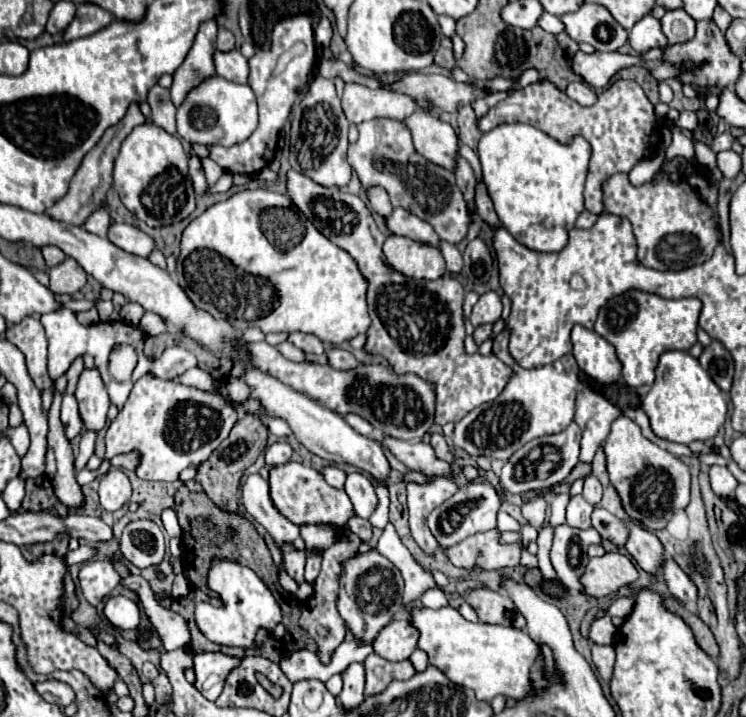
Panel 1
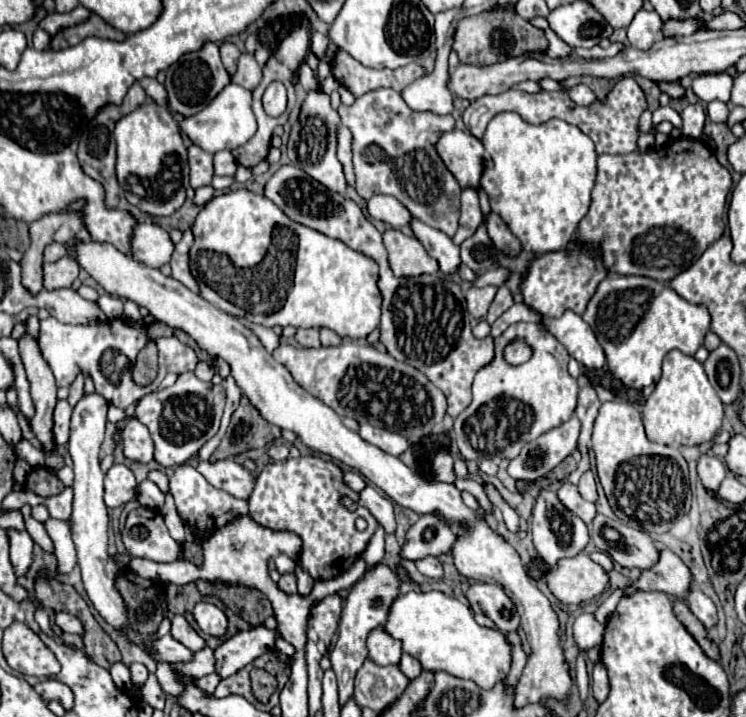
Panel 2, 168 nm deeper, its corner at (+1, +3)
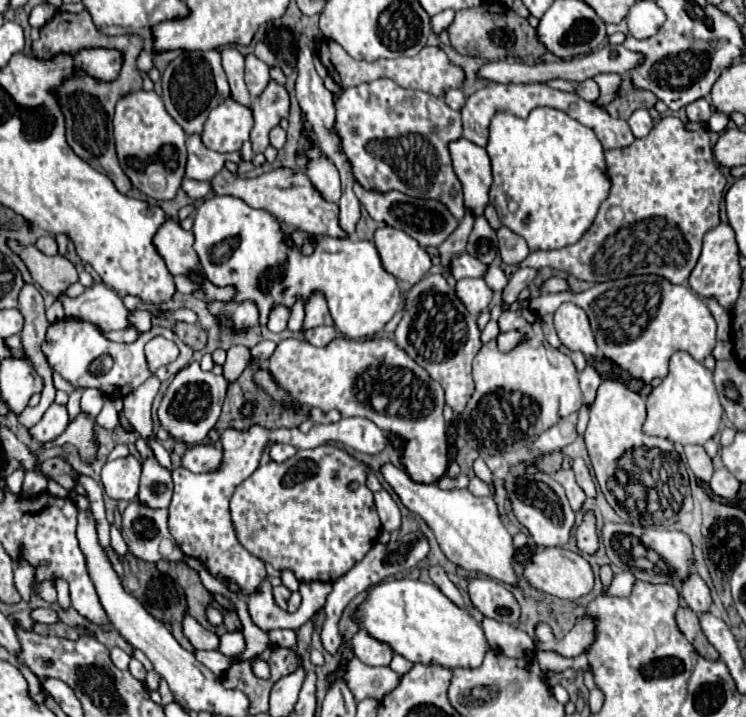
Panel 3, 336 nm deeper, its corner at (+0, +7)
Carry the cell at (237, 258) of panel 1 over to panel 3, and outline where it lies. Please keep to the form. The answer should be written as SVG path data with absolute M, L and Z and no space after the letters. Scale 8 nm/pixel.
M236 196L206 198L198 206L192 232L196 238L194 250L200 258L200 266L206 280L218 288L226 288L226 286L234 288L236 290L232 298L234 302L246 302L246 300L256 302L256 308L260 310L262 326L266 326L270 310L274 306L284 304L286 308L292 308L296 300L308 302L308 298L318 292L318 294L324 294L332 320L346 338L370 338L384 328L384 324L396 314L396 310L402 304L396 278L392 278L392 274L384 270L380 256L376 254L376 246L368 240L310 236L310 242L314 244L314 252L302 254L302 250L290 240L286 232L282 232L280 222L272 214L268 214L268 210L250 208L244 200Z

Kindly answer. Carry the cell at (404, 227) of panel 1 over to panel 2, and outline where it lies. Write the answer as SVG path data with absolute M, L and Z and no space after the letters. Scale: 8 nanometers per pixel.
M419 220L411 222L411 230L419 238L419 242L425 246L425 250L439 262L439 268L443 274L459 272L459 266L461 266L459 246L455 246L447 234L443 234L441 230L435 230Z

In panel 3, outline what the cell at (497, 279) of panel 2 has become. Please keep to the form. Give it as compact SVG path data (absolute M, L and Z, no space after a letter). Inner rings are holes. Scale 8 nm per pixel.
M662 118L654 124L646 138L638 138L620 150L606 150L606 174L612 182L610 196L600 204L590 230L586 230L576 244L560 250L530 252L520 268L550 266L588 282L606 282L634 274L656 274L672 284L684 284L698 262L704 234L720 224L718 210L726 188L726 176L712 156L708 130L700 128L696 132L688 132L684 130L684 122L680 118ZM616 208L622 210L622 218L614 222L610 212Z

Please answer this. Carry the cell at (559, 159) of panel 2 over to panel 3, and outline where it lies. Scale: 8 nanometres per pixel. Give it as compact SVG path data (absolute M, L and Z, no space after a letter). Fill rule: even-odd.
M534 108L528 118L500 112L490 122L486 150L494 176L490 202L496 206L502 226L522 236L532 252L578 242L594 222L598 206L608 198L610 180L604 174L604 148L590 128L566 112ZM510 200L518 204L516 212L508 210Z

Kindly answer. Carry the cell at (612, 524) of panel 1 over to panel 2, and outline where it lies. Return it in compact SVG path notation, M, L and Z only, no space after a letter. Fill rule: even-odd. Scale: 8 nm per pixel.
M597 514L593 520L593 530L591 530L591 540L595 542L595 546L603 552L607 552L611 556L613 562L621 564L623 568L639 568L639 570L649 570L653 564L657 564L659 560L659 550L653 542L653 538L643 532L643 530L635 530L631 526L625 526L621 522L609 520L607 516ZM609 526L615 528L621 534L621 542L627 546L627 550L617 550L611 542L607 542L601 534L601 530Z

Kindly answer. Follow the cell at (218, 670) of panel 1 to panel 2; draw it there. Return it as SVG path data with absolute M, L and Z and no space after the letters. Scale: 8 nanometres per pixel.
M259 624L247 632L239 632L233 638L225 640L215 650L217 672L223 678L235 674L237 670L247 666L255 658L269 652L275 646L275 636L277 636L277 630L271 630L271 628L265 628L263 624Z

